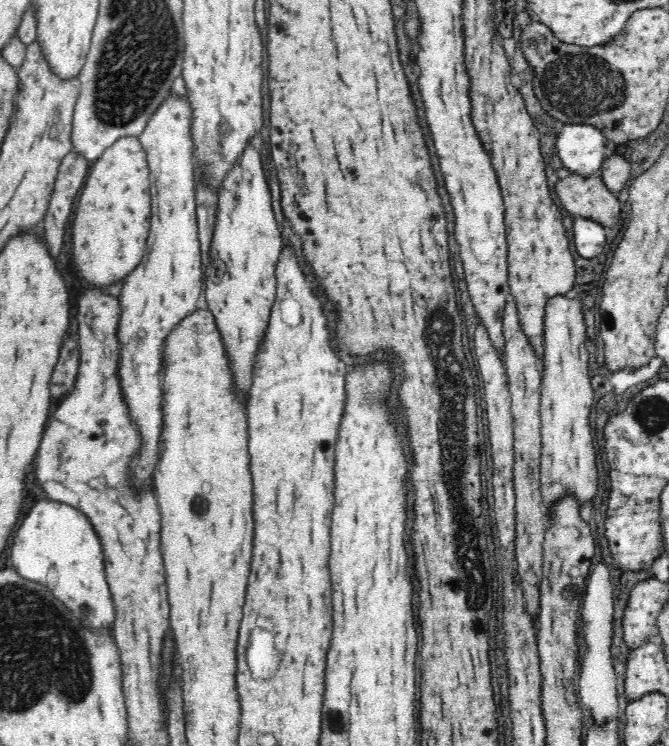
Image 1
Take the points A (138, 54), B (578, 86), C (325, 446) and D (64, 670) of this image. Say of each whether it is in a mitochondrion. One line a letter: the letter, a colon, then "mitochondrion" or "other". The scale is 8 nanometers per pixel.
A: mitochondrion
B: mitochondrion
C: other
D: mitochondrion

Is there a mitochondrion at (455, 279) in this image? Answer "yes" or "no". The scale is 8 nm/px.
no

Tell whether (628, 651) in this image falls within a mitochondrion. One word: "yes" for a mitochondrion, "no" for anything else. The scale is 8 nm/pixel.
no

